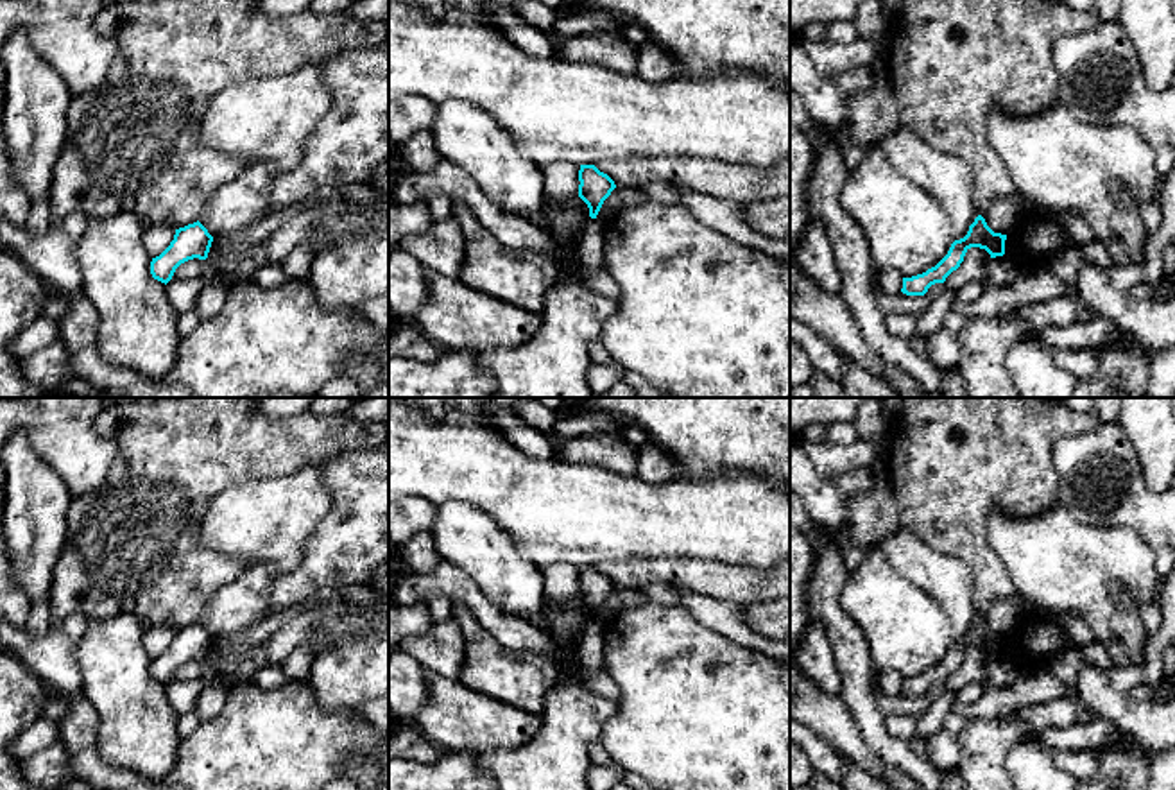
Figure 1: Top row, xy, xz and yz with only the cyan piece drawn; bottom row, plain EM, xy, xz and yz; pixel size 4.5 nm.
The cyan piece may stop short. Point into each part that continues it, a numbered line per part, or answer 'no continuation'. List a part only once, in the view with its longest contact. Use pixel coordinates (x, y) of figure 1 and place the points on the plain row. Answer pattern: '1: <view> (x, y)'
no continuation

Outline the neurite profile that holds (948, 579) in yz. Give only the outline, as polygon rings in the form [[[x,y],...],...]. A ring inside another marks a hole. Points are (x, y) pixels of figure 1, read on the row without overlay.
[[[905,527],[885,539],[879,548],[906,580],[917,584],[944,607],[955,629],[955,641],[964,640],[978,618],[969,564],[935,552]]]

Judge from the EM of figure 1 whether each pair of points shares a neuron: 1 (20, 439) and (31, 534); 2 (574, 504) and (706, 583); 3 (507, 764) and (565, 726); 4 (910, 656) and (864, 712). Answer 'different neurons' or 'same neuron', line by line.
1: same neuron
2: different neurons
3: same neuron
4: different neurons

